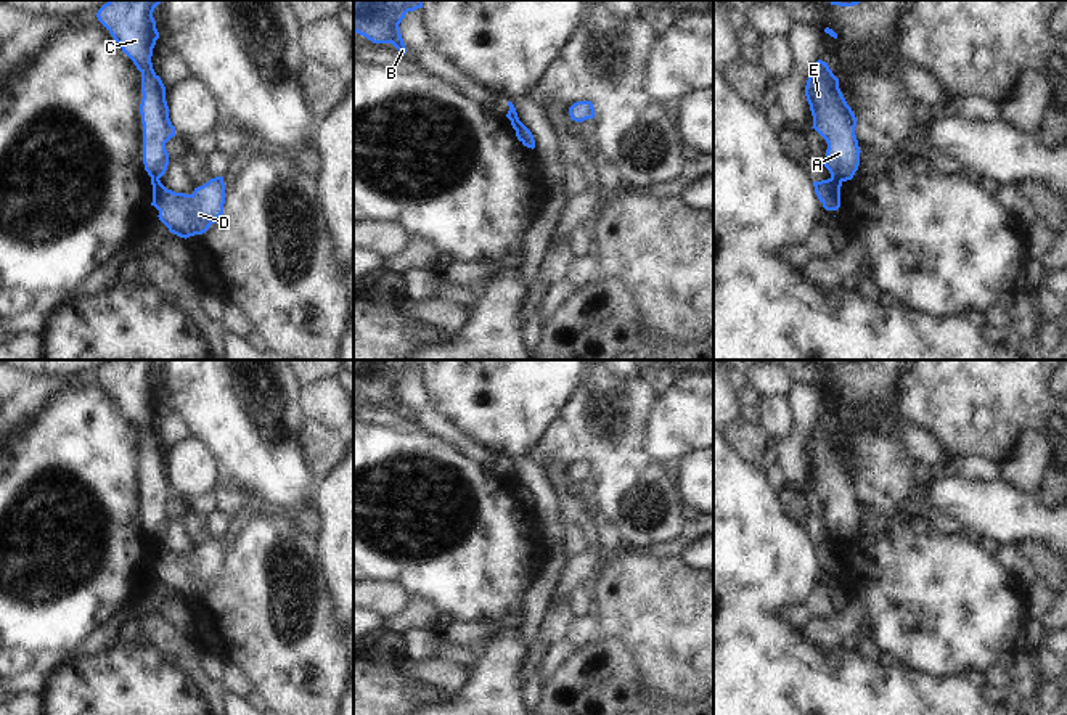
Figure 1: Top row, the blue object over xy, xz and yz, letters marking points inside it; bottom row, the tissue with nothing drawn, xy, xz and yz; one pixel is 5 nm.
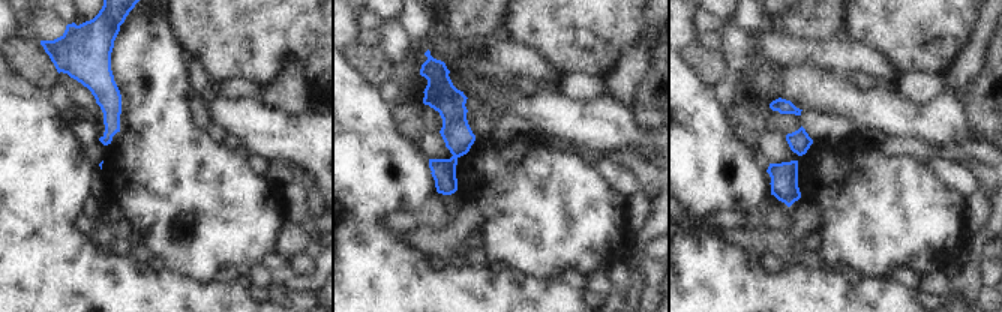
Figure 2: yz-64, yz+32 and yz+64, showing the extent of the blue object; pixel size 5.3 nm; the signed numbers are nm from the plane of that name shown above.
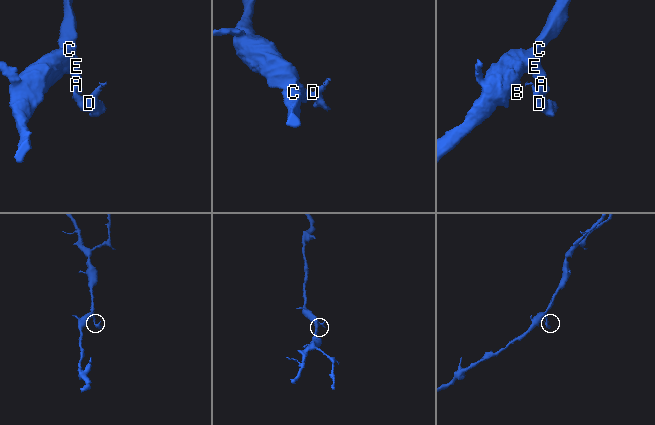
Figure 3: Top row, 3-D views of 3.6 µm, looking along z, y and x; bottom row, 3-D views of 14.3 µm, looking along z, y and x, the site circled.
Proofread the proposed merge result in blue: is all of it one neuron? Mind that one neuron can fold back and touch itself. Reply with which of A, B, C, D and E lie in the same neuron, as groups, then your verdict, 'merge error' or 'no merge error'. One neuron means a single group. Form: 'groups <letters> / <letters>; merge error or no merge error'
groups A B C E / D; merge error

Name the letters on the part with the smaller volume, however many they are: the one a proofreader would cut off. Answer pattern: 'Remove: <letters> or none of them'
Remove: D

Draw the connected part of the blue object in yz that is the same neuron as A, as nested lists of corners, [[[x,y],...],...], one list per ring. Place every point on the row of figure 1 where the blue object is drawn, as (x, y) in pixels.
[[[818,59],[805,85],[813,127],[828,143],[824,167],[837,182],[852,180],[860,165],[856,117],[847,104],[839,79]]]

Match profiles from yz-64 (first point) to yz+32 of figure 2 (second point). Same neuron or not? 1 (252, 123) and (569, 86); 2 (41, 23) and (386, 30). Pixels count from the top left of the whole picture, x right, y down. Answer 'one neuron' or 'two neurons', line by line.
1: two neurons
2: one neuron

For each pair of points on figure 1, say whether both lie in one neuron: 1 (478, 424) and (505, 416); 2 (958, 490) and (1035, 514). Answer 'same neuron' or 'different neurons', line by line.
1: same neuron
2: same neuron

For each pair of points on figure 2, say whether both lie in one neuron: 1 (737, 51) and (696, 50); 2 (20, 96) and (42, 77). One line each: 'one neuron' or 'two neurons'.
1: two neurons
2: two neurons

